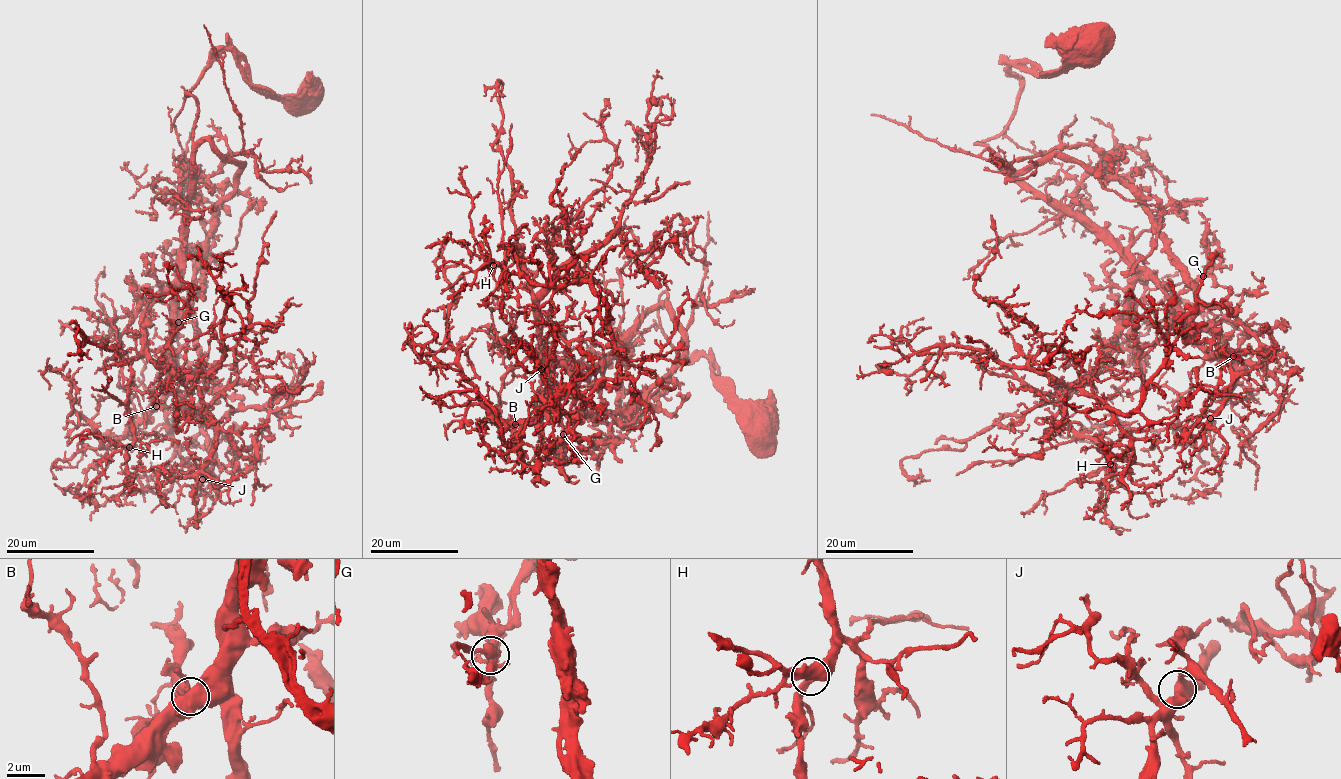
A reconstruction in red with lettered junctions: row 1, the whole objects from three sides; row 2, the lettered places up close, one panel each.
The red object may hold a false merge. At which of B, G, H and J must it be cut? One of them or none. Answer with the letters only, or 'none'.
none

